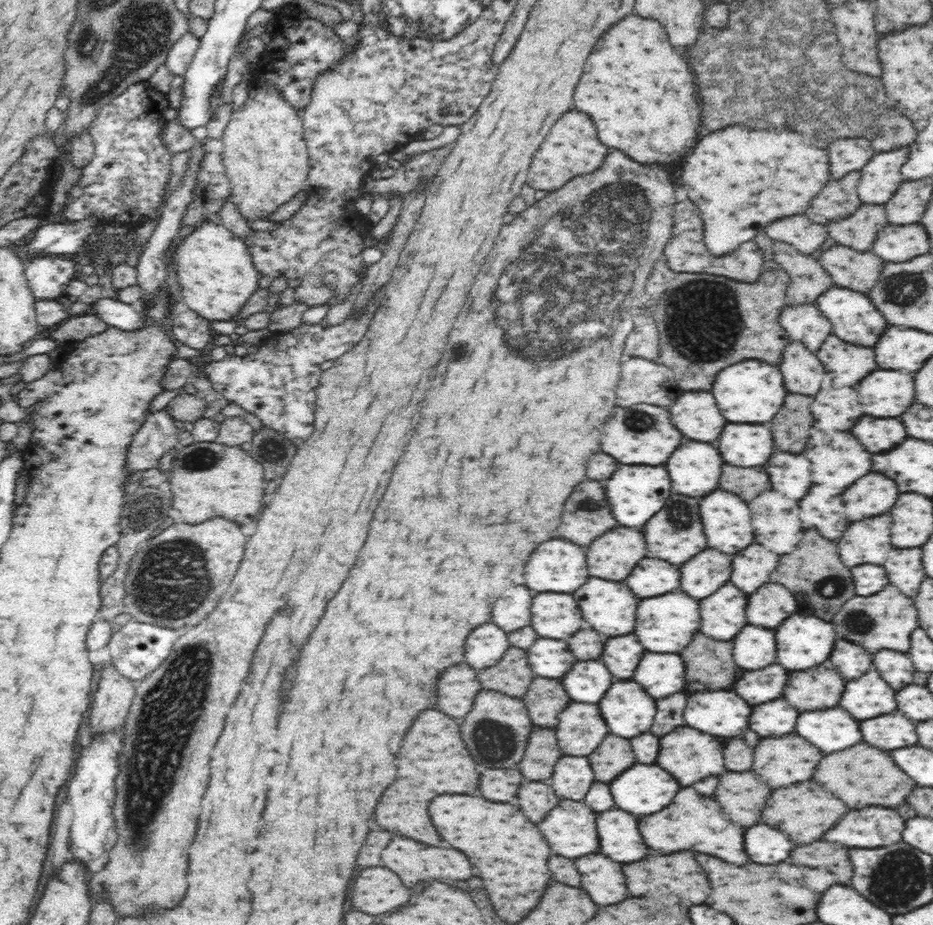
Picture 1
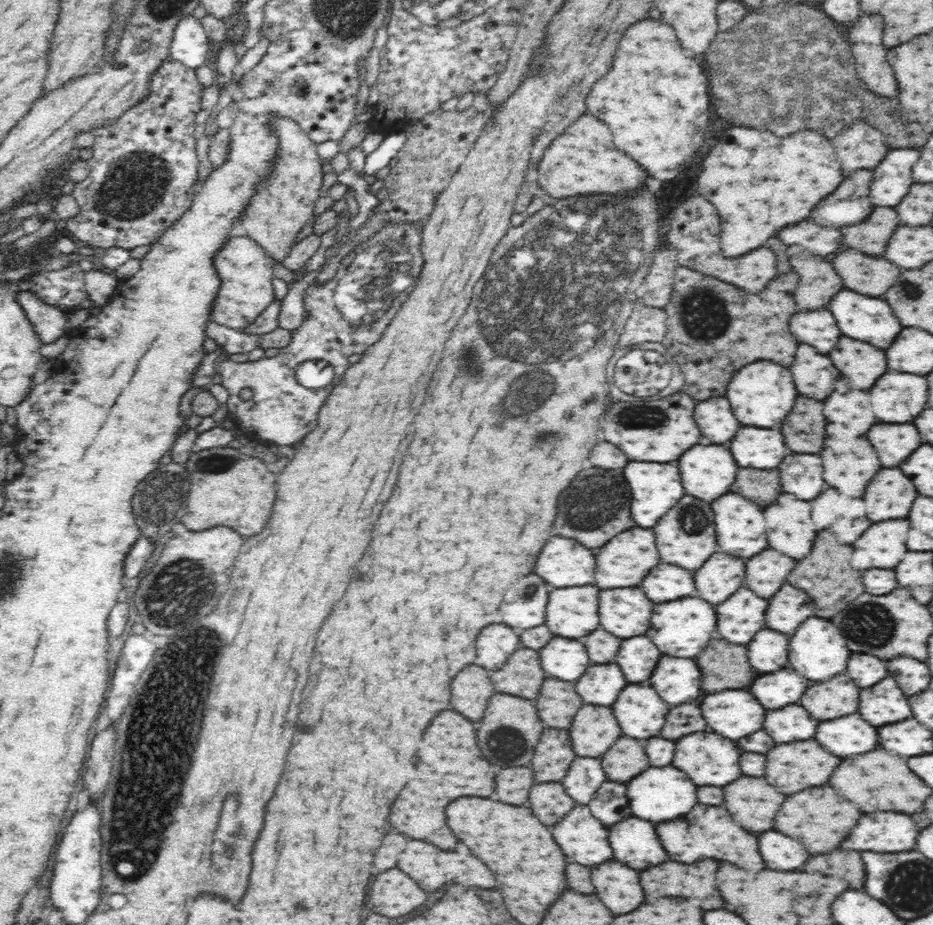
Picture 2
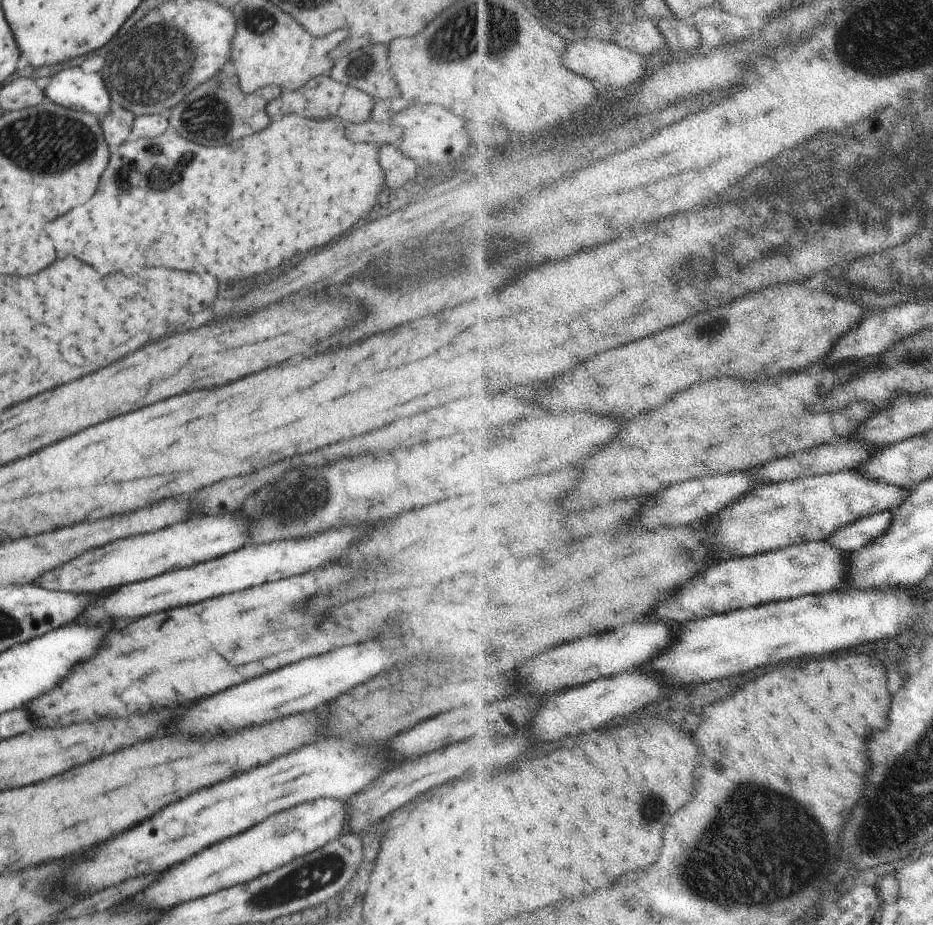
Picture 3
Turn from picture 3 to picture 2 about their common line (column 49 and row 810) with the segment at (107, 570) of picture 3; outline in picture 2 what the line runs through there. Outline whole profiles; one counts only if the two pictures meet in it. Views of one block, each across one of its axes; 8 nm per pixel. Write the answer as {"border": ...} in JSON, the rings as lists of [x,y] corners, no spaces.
{"border":[[[576,806],[568,812],[568,816],[552,826],[552,834],[568,862],[596,866],[612,860],[608,830],[590,814],[588,806]]]}

